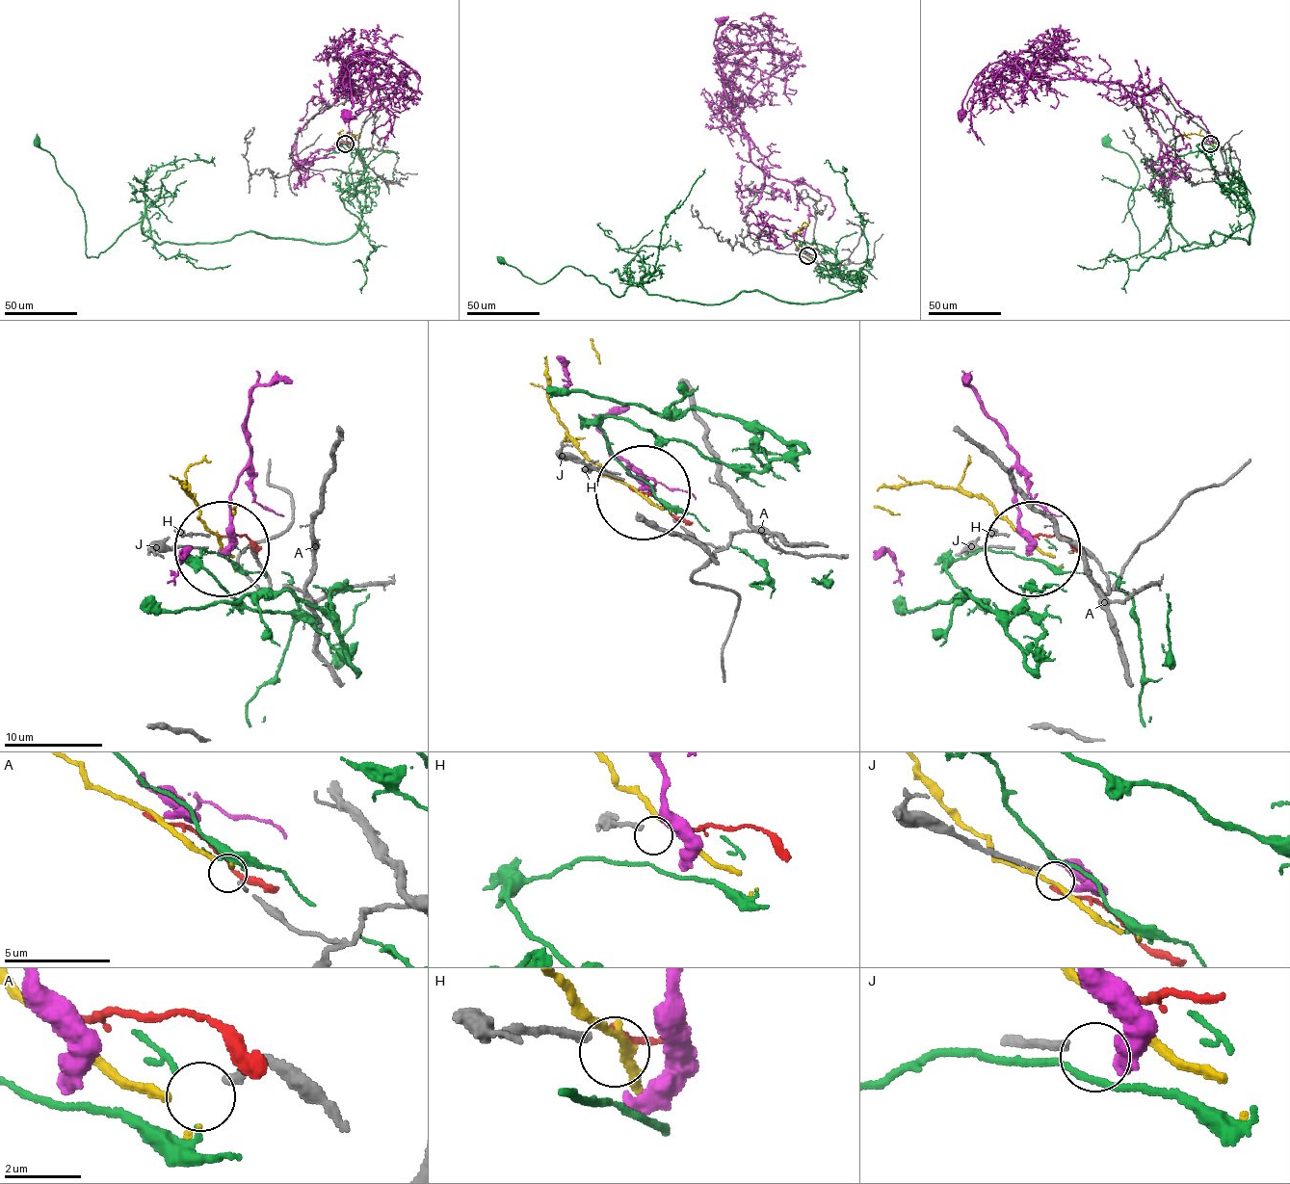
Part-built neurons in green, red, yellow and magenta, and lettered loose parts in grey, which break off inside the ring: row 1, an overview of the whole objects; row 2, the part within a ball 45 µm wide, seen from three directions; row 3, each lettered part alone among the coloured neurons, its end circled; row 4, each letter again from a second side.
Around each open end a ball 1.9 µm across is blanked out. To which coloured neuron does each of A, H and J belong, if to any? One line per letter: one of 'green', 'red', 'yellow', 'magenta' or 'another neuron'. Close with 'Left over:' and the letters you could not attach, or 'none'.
A: yellow
H: another neuron
J: magenta
Left over: H

